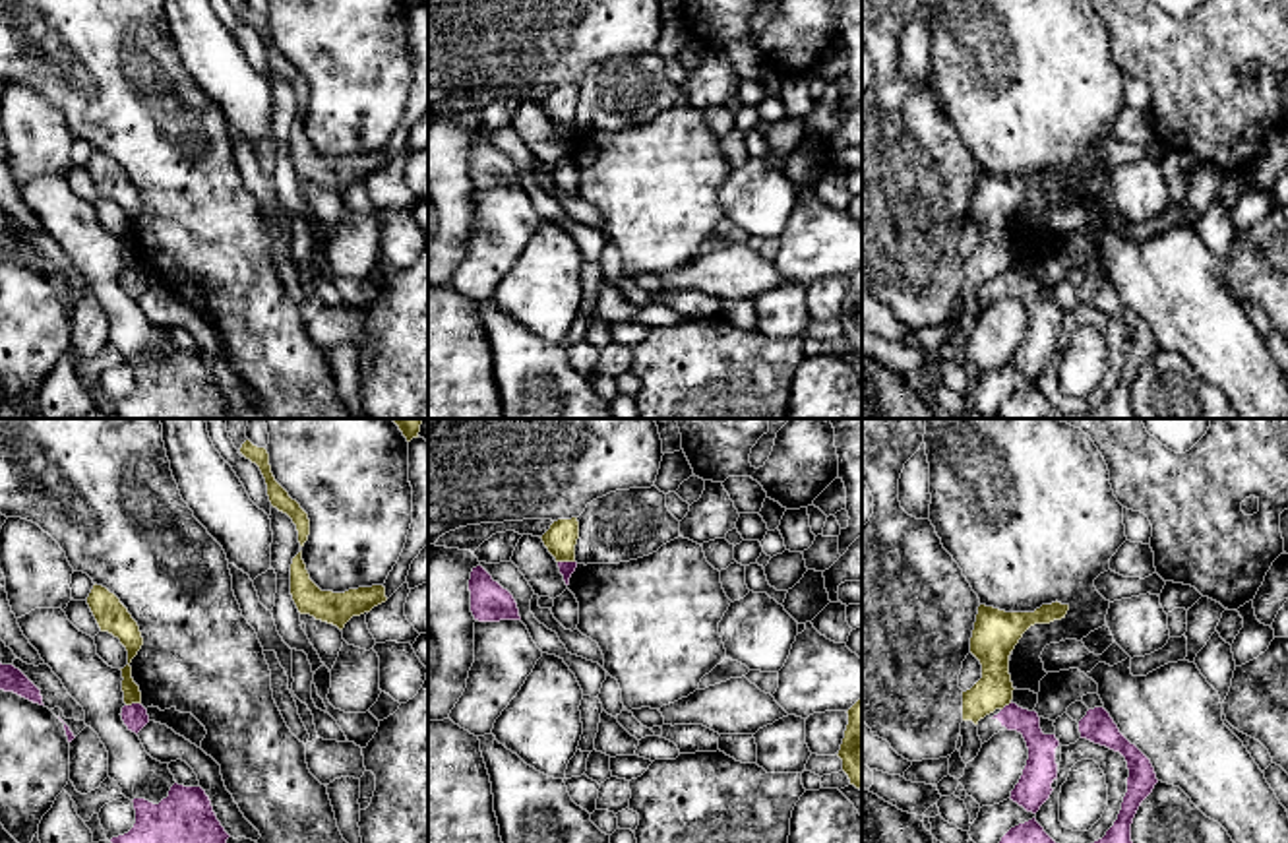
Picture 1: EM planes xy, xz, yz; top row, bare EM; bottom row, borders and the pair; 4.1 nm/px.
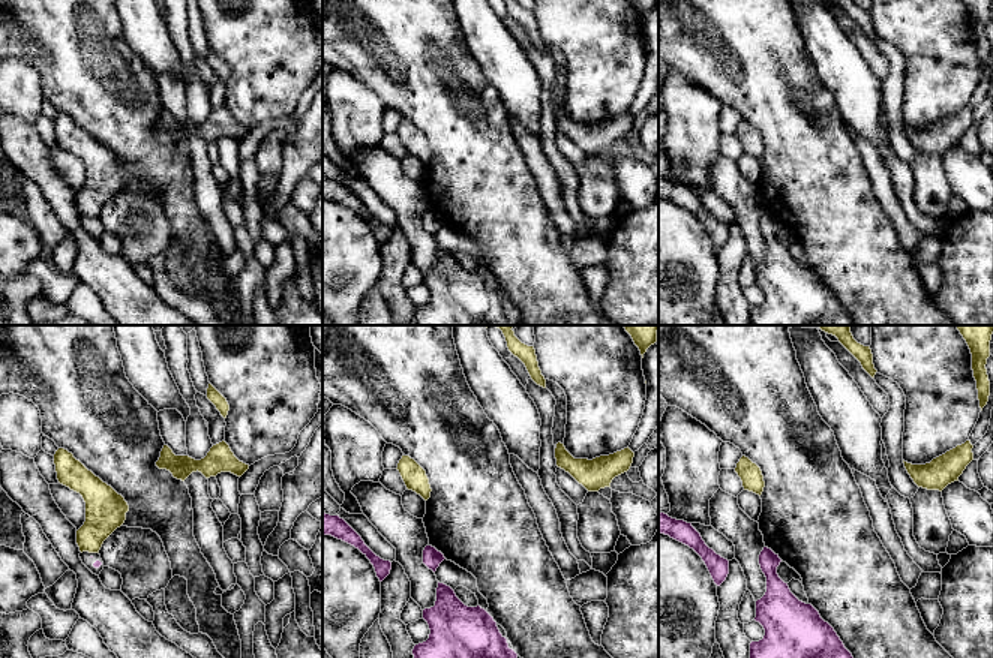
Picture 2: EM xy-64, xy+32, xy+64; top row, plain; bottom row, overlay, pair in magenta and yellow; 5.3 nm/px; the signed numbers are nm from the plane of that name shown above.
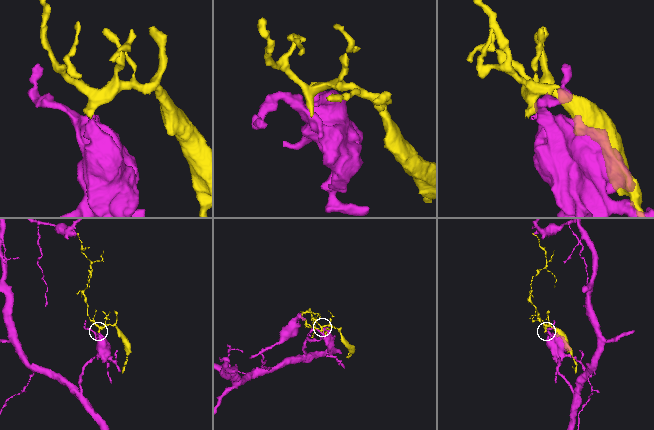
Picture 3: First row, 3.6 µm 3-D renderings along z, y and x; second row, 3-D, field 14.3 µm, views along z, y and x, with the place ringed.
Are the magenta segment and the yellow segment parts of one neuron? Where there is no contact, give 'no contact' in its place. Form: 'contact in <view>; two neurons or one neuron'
contact in xz; two neurons

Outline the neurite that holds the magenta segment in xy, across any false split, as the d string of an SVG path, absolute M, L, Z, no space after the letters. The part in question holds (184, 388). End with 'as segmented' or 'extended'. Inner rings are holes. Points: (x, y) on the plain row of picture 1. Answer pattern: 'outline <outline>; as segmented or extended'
outline M174 349L159 370L134 364L134 393L110 409L120 419L227 419L230 403L201 353Z; as segmented

